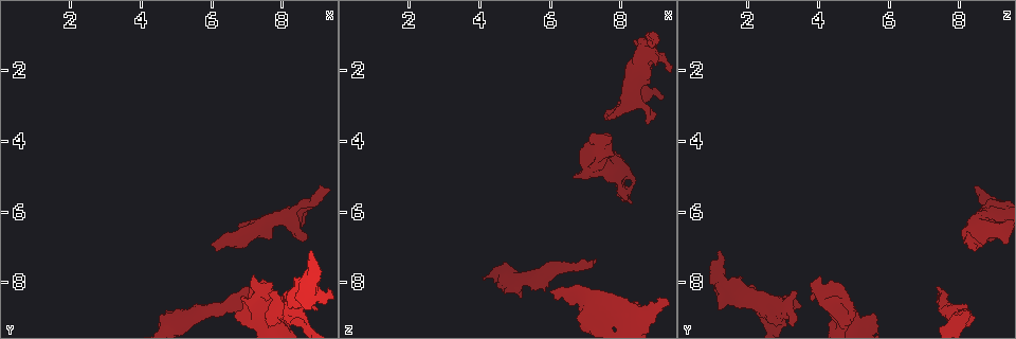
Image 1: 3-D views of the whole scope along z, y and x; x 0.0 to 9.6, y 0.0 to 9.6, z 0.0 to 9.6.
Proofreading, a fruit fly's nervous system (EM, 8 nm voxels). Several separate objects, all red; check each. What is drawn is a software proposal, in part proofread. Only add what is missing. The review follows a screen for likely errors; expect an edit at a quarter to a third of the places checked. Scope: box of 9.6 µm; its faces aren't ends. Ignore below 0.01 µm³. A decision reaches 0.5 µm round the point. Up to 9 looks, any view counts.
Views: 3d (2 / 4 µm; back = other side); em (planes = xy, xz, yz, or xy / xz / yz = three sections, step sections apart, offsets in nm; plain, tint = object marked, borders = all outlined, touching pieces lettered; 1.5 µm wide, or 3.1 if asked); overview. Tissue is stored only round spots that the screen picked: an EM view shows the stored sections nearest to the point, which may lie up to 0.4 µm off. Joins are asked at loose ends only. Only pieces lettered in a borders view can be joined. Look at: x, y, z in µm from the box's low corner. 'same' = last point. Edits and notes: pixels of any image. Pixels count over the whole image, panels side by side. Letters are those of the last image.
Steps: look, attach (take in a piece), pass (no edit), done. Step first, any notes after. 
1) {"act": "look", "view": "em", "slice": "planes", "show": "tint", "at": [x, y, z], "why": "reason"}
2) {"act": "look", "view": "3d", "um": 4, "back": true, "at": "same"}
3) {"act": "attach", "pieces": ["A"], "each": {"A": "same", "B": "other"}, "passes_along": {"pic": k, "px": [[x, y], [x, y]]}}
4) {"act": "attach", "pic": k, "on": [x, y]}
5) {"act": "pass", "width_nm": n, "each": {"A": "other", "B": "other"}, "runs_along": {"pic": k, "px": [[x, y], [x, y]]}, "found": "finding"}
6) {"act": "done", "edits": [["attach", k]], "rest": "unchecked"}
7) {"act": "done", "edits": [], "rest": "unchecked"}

{"act": "look", "view": "em", "slice": "xz", "step": 4, "show": "borders", "at": [6.60, 8.95, 5.00], "why": "free end"}

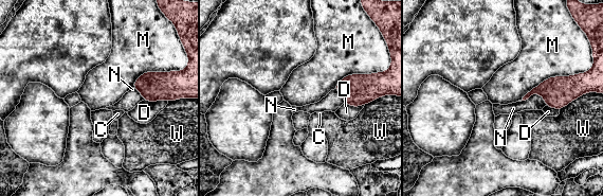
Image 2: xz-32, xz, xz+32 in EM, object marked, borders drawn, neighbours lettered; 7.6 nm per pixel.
{"act": "look", "view": "em", "slice": "planes", "show": "borders", "at": "same"}

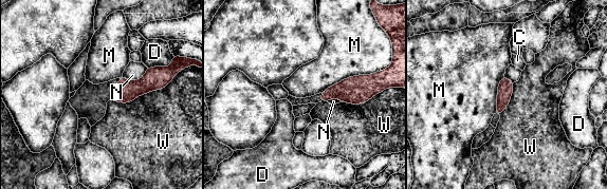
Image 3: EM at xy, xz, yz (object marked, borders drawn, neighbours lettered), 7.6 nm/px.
{"act": "pass", "longest_contact_nm": ["W", 500], "each": {"C": "other", "D": "other", "M": "other", "N": "other", "W": "other"}, "found": "no lettered piece goes on from it"}

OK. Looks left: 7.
{"act": "look", "view": "3d", "um": 4, "back": true, "at": [6.00, 6.85, 8.20], "why": "an open end"}

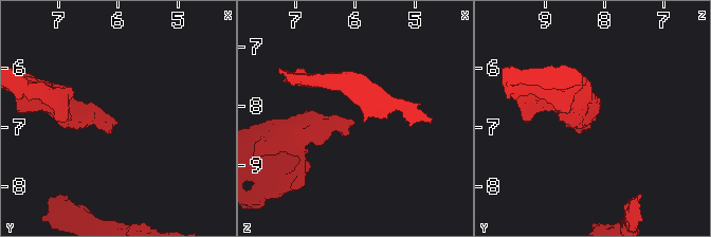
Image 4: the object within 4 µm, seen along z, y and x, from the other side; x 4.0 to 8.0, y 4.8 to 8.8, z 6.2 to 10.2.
{"act": "look", "view": "em", "slice": "xy", "step": 8, "show": "borders", "at": [6.05, 6.90, 8.20]}

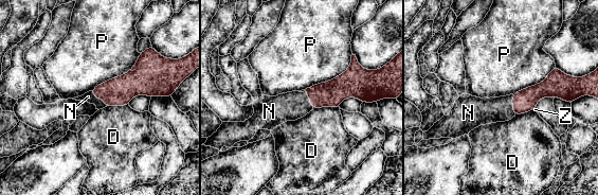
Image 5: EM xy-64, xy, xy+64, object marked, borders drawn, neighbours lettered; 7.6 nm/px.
{"act": "look", "view": "em", "slice": "planes", "show": "borders", "at": "same"}

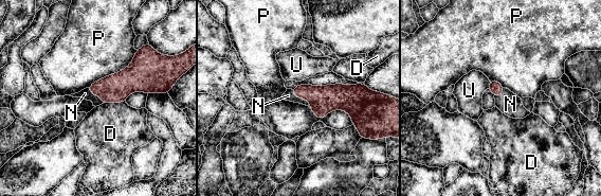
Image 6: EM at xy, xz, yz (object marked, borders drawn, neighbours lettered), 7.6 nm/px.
{"act": "attach", "pieces": ["N"], "each": {"D": "other", "N": "same", "P": "other", "U": "other"}, "passes_along": {"pic": 6, "px": [[324, 100], [301, 98], [288, 95]]}, "found": "the neuron continues"}

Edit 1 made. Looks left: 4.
{"act": "look", "view": "em", "slice": "xy", "step": 8, "show": "plain", "at": [8.70, 6.75, 9.00]}

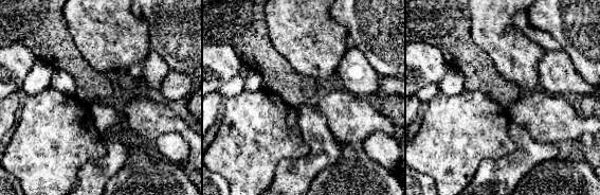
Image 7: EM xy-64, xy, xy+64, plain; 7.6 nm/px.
{"act": "look", "view": "em", "slice": "xy", "step": 8, "show": "borders", "at": "same"}

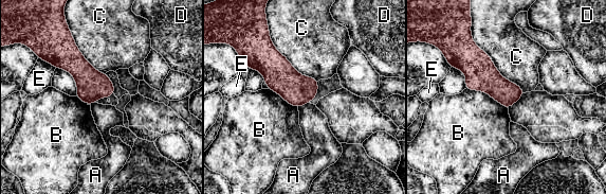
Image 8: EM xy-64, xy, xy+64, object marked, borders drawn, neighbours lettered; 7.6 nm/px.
{"act": "pass", "each": {"A": "other", "B": "other", "C": "other", "D": "other", "E": "other"}, "border": {"pic": 8, "px": [[473, 39], [496, 69], [525, 92]]}, "found": "none of them fits"}

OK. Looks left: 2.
{"act": "look", "view": "3d", "um": 2, "at": [8.95, 8.75, 3.35], "why": "free end"}

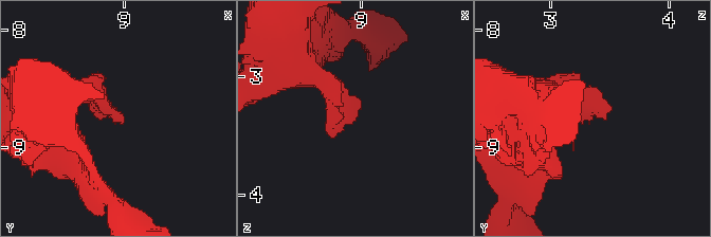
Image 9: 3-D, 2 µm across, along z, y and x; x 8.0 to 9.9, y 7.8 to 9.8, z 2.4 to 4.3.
{"act": "look", "view": "em", "slice": "planes", "show": "borders", "at": [8.94, 8.72, 3.40], "why": "need the tissue"}

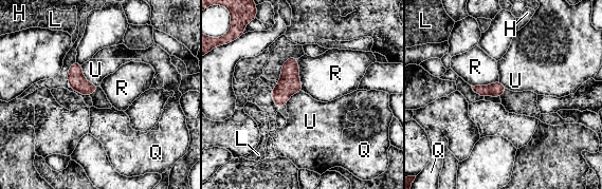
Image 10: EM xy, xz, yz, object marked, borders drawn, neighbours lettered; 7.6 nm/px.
{"act": "pass", "longest_contact_nm": ["R", 240], "each": {"H": "other", "L": "other", "Q": "other", "R": "other", "U": "other"}, "border": {"pic": 10, "px": [[81, 64], [84, 76], [98, 86]]}, "found": "none of them fits"}

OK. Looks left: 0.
{"act": "done", "edits": [["attach", 6]], "rest": "unchecked"}

